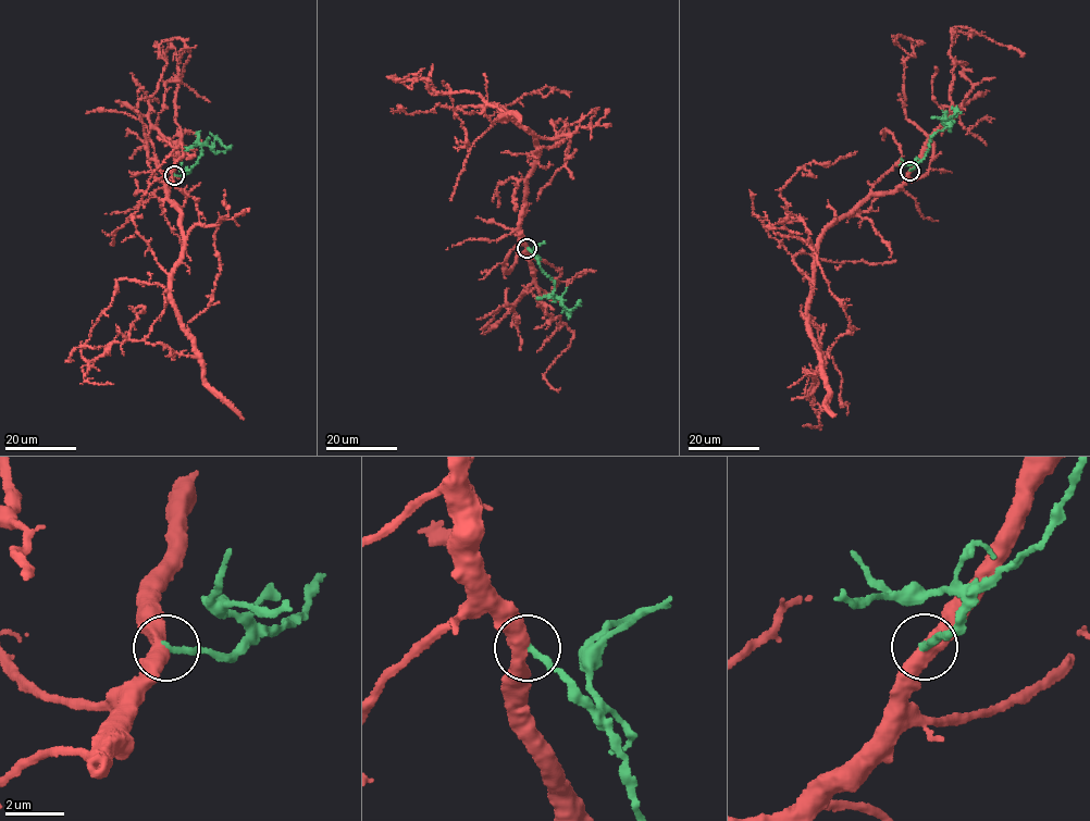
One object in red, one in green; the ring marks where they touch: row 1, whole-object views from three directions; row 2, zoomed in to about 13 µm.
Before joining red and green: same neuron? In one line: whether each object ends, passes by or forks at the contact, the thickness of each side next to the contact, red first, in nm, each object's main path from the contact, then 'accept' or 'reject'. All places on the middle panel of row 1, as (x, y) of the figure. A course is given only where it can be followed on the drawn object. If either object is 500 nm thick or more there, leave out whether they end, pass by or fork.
red passes by | green ends | 480/240 nm | red via (527, 248), (519, 226), (537, 157), (534, 135), (478, 94), (396, 79), (423, 67) | green via (527, 248), (554, 282), (553, 297), (561, 301), (567, 312), (580, 299) | reject

